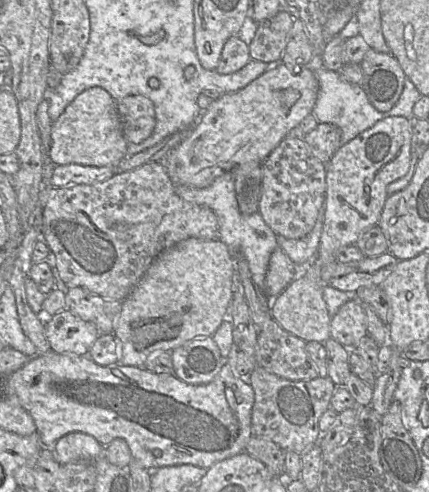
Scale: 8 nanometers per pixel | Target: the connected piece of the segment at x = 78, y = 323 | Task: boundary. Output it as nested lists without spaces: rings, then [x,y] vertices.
[[[63,309],[45,323],[51,350],[59,354],[85,356],[100,335],[96,326]]]

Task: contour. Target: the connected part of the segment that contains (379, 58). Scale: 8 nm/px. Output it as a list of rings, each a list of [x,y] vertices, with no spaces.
[[[369,49],[360,63],[363,71],[361,85],[370,103],[380,112],[387,112],[398,101],[406,75],[397,59],[390,53]]]

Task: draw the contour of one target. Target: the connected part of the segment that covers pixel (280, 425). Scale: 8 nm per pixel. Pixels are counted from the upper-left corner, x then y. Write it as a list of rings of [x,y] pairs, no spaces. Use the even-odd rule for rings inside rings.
[[[257,365],[249,375],[241,378],[254,391],[251,414],[252,436],[273,441],[284,451],[302,455],[311,446],[318,444],[322,436],[319,420],[330,407],[336,385],[329,377],[317,377],[308,381],[291,381],[268,372]]]

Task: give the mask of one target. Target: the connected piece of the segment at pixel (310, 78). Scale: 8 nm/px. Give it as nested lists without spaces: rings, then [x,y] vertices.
[[[277,63],[236,92],[214,99],[188,137],[171,150],[163,165],[175,185],[206,188],[219,176],[247,163],[263,163],[291,129],[313,112],[318,80],[307,66]]]

